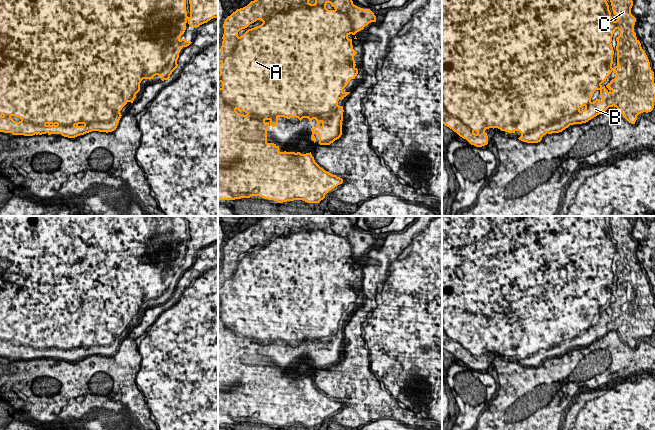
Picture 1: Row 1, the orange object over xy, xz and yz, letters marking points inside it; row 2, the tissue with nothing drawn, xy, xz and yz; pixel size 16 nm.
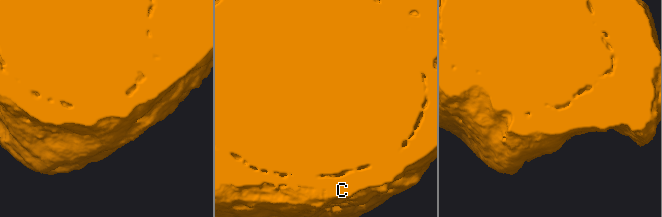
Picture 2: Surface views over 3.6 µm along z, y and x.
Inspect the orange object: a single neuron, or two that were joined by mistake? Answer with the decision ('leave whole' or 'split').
leave whole

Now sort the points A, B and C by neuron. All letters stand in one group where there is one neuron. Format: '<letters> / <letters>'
A B C

